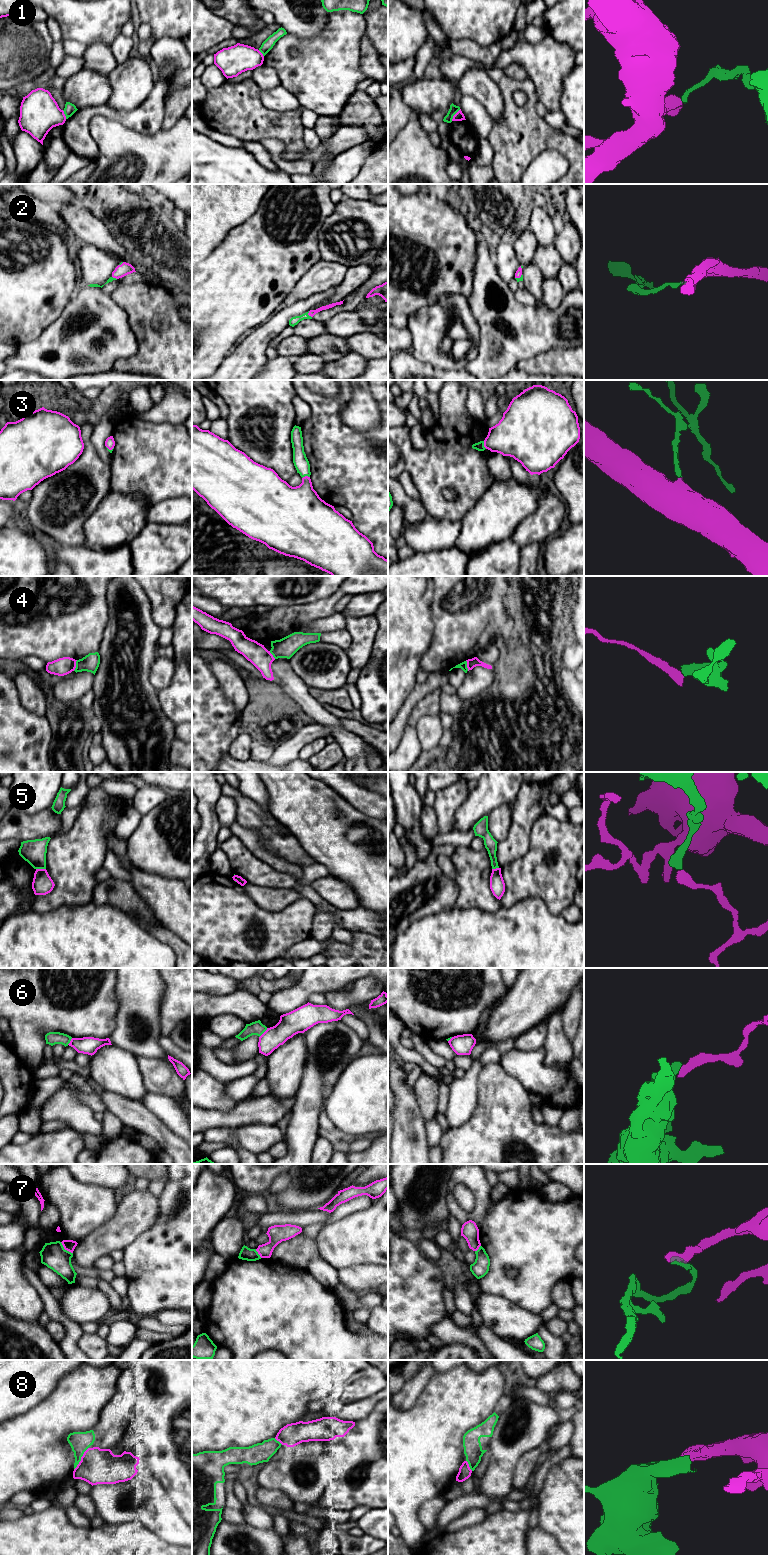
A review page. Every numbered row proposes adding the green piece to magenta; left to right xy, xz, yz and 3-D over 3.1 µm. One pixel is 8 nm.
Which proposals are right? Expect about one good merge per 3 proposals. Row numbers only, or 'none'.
2, 3

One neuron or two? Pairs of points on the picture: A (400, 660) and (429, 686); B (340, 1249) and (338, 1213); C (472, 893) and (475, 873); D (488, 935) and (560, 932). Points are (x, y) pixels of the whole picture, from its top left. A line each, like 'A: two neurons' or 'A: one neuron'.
A: two neurons
B: two neurons
C: one neuron
D: one neuron

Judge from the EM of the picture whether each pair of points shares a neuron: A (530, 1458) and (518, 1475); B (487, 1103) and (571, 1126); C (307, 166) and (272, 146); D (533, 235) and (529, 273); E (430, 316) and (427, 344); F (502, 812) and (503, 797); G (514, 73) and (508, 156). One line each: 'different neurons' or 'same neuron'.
A: same neuron
B: different neurons
C: same neuron
D: same neuron
E: same neuron
F: different neurons
G: different neurons

